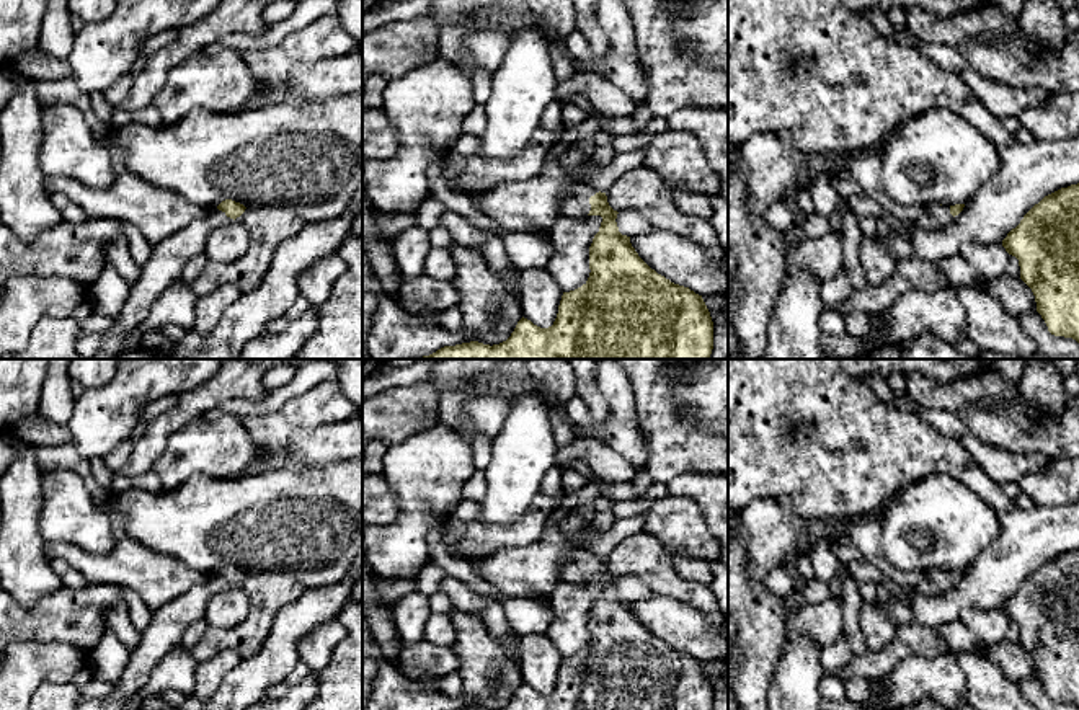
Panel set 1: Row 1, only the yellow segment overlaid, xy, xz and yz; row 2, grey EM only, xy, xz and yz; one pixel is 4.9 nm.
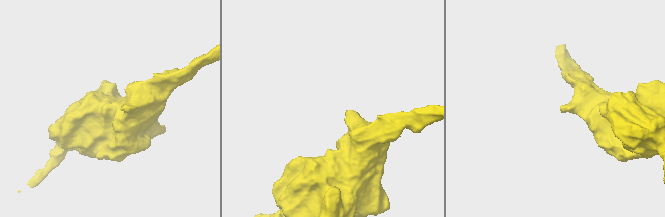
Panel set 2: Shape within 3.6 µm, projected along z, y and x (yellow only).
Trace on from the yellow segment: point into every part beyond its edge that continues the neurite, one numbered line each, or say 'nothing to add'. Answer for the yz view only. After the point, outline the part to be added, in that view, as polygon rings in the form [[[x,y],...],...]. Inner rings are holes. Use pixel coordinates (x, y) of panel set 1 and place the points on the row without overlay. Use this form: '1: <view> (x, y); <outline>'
1: yz (936, 581); [[[930,570],[924,573],[924,581],[916,588],[922,596],[940,596],[953,586],[948,571]]]

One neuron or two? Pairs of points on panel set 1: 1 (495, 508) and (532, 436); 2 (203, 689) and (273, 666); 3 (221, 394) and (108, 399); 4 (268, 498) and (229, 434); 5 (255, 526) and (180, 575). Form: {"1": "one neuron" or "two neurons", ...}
{"1": "one neuron", "2": "two neurons", "3": "two neurons", "4": "two neurons", "5": "two neurons"}

